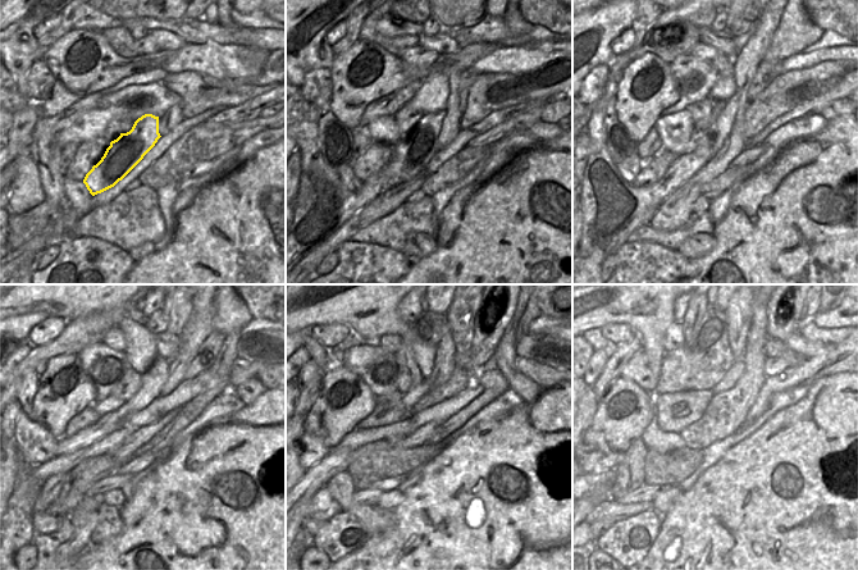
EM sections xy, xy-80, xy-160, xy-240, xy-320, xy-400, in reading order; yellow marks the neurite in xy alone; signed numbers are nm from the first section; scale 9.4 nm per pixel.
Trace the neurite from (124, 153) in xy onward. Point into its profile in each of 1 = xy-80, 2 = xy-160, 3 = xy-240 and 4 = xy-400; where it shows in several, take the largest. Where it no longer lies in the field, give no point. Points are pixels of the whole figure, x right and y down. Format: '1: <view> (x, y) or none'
1: xy-80 (411, 155)
2: xy-160 (708, 142)
3: xy-240 (202, 313)
4: xy-400 (784, 310)

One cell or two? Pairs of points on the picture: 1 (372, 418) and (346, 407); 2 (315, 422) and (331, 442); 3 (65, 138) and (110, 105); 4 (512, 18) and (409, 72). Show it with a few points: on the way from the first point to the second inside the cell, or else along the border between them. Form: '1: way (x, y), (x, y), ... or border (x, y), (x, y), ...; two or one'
1: border (377, 397), (375, 406), (356, 427); two
2: way (320, 427), (331, 437); one
3: way (77, 133), (99, 117); one
4: way (487, 33), (460, 60), (434, 67); one

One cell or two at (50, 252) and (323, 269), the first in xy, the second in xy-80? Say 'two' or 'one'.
one

